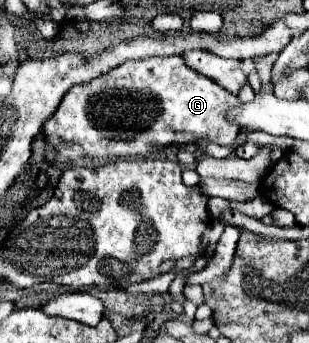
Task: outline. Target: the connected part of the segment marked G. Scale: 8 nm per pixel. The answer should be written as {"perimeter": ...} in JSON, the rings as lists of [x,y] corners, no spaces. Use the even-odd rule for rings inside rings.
{"perimeter":[[[180,55],[170,57],[146,57],[138,61],[126,61],[114,71],[100,75],[88,83],[76,85],[66,91],[52,119],[44,121],[42,133],[46,137],[60,137],[68,147],[52,147],[56,161],[64,165],[76,165],[84,159],[110,159],[110,157],[146,157],[160,153],[172,145],[192,143],[194,139],[206,137],[216,145],[232,145],[240,127],[228,117],[232,107],[238,107],[238,97],[228,93],[224,87],[208,79],[206,75],[190,69]]]}

